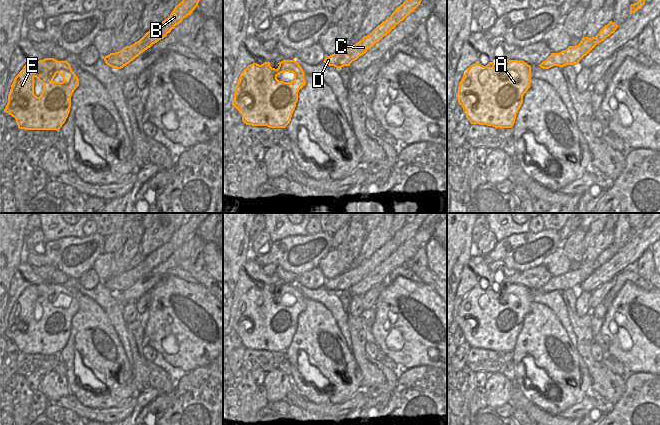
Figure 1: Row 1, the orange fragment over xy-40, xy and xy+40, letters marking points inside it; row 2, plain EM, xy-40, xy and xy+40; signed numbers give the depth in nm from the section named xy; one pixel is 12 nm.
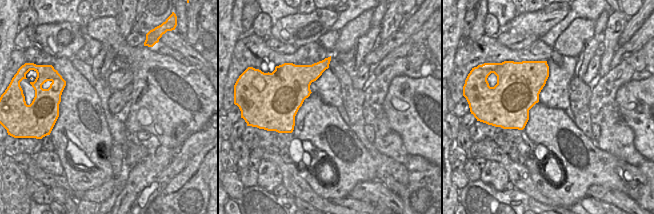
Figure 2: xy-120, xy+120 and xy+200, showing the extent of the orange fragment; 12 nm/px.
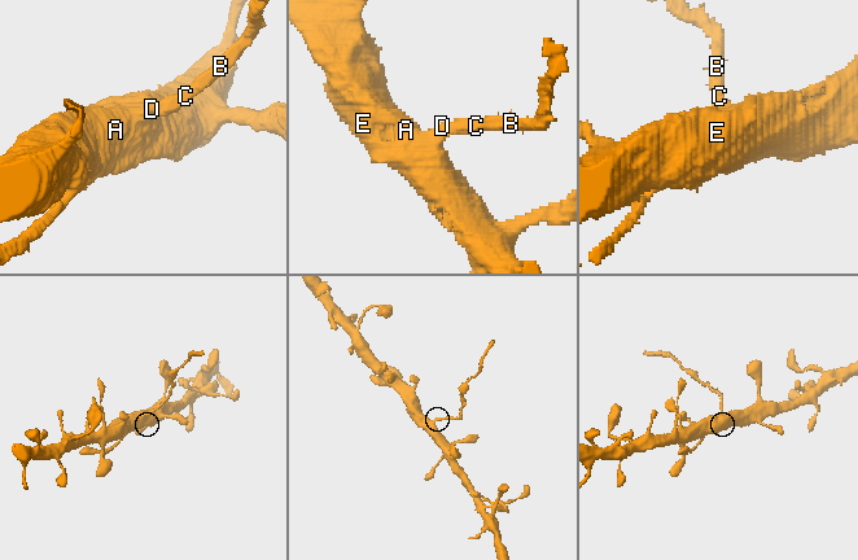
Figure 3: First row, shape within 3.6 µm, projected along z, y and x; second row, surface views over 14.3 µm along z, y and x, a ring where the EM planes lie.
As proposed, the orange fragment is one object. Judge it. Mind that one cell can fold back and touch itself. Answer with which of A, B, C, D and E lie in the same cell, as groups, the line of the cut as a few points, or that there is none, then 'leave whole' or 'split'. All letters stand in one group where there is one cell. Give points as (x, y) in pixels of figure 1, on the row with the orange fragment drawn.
A C D E / B; cut in xy-40 along (140, 39), (152, 44); split

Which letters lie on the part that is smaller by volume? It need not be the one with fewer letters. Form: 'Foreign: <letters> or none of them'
Foreign: B

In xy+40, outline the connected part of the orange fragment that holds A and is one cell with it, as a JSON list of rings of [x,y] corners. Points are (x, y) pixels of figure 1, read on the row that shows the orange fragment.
[[[508,60],[502,64],[502,68],[497,69],[493,62],[489,62],[486,66],[476,62],[463,75],[456,97],[471,124],[495,128],[513,127],[523,103],[523,96],[530,88],[531,66],[518,60]]]

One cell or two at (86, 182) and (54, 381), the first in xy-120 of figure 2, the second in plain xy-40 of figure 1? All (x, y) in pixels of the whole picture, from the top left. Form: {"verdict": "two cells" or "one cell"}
{"verdict": "two cells"}

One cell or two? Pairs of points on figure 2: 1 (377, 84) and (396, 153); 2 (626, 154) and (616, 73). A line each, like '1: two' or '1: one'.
1: one
2: one

